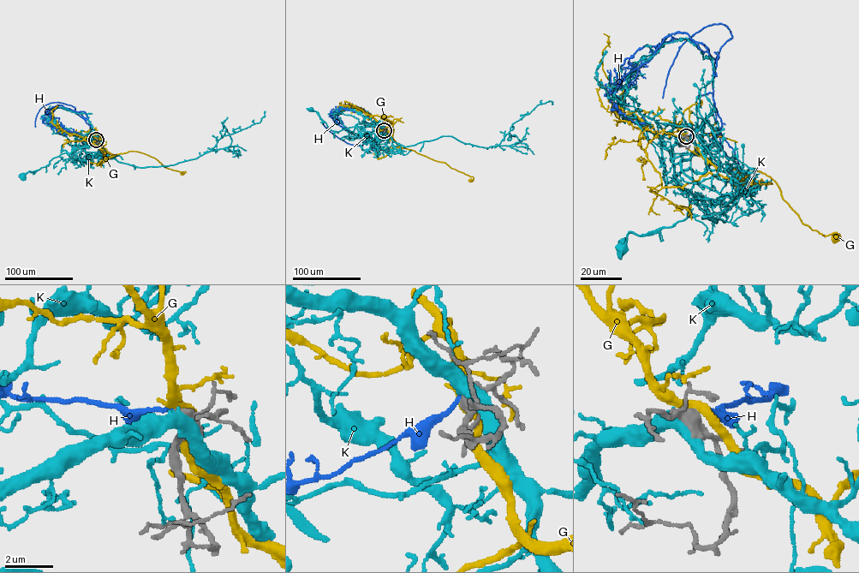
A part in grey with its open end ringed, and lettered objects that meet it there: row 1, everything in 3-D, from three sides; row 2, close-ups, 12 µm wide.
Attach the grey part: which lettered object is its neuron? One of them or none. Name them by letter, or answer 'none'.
none

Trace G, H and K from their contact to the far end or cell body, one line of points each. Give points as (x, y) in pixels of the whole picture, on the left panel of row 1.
G: (97, 140), (109, 153), (139, 152), (155, 158), (164, 167), (186, 172), (182, 174)
H: (96, 140), (87, 138), (90, 126), (84, 119), (69, 109), (55, 106), (50, 115), (62, 129), (80, 133)
K: (97, 140), (69, 154), (60, 154), (44, 166), (28, 171), (21, 176)

